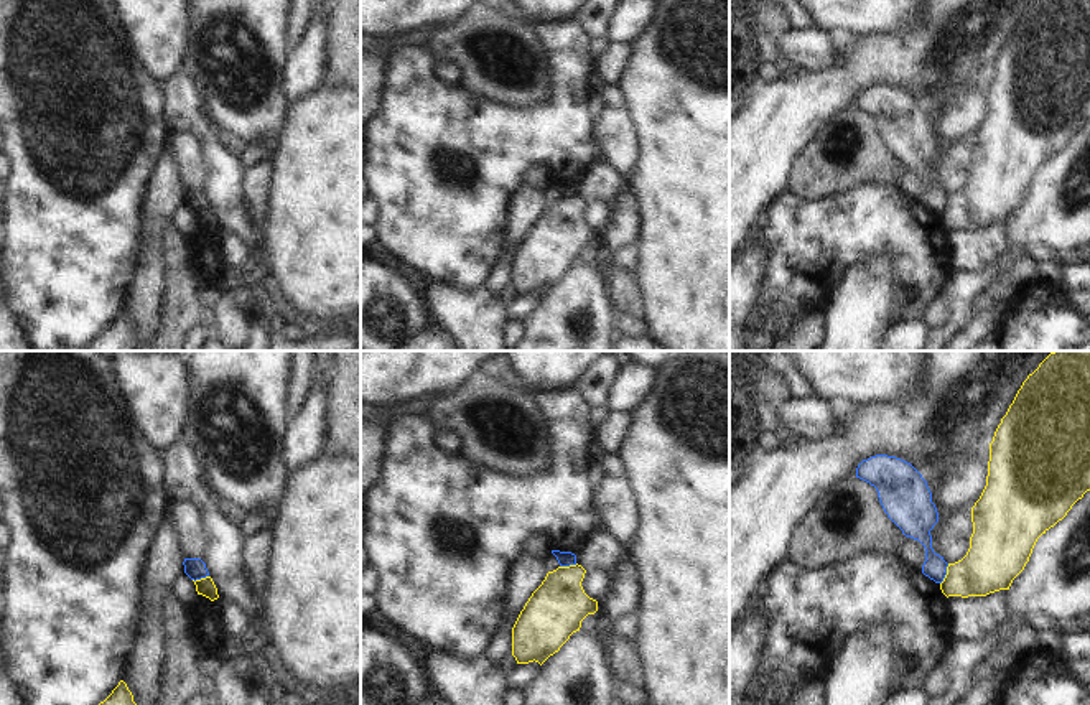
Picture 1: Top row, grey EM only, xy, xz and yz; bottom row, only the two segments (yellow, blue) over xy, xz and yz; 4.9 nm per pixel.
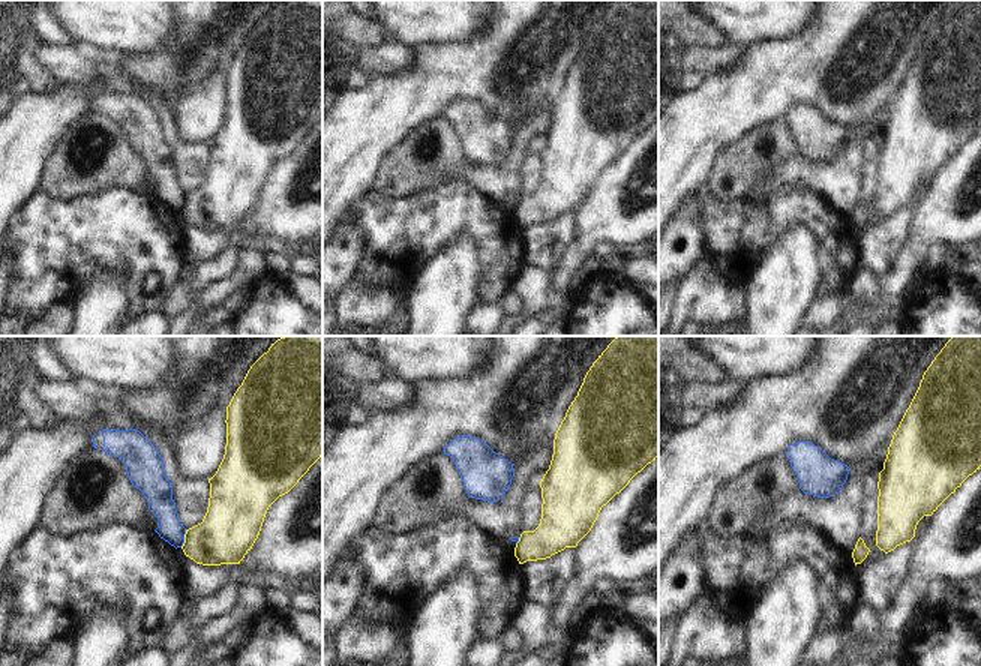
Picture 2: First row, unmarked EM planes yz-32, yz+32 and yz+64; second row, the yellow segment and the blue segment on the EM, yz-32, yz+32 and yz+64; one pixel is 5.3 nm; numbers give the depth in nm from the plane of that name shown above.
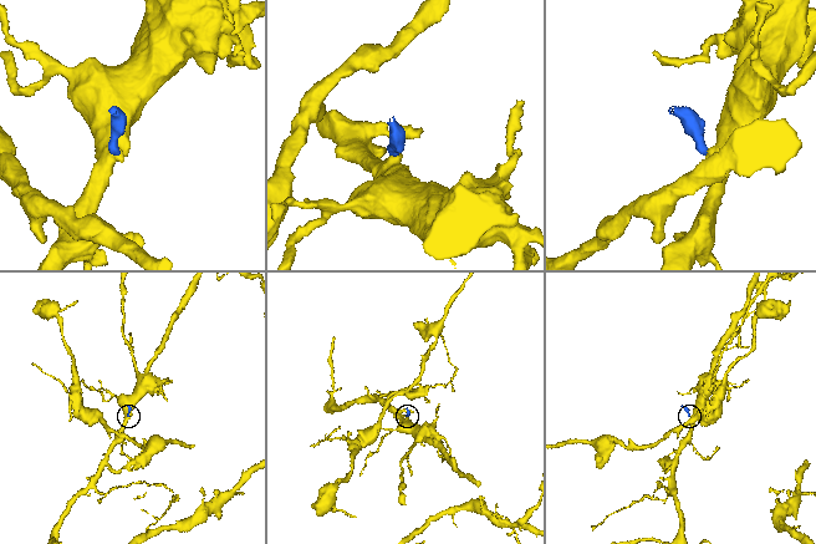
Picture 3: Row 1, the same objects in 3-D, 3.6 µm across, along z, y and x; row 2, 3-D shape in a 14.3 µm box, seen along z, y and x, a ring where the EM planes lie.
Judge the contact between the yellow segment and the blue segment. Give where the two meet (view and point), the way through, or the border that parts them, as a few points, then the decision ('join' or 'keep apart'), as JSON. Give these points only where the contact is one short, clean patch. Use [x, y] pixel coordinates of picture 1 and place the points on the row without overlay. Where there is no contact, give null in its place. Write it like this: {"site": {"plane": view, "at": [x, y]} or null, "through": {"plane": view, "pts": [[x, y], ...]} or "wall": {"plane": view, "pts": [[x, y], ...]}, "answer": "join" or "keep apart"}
{"site": {"plane": "yz", "at": [947, 205]}, "wall": {"plane": "yz", "pts": [[949, 195], [940, 214]]}, "answer": "keep apart"}

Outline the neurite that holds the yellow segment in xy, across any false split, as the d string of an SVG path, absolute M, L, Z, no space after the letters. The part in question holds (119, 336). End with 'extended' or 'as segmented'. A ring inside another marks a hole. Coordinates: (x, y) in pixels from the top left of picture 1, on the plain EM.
M120 311L112 324L81 351L142 351L142 344L127 315Z | as segmented

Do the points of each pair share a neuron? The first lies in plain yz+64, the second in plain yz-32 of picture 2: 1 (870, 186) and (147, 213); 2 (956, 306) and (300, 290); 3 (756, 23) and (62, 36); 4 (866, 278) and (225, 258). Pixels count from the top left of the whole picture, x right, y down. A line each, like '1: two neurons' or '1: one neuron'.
1: two neurons
2: two neurons
3: two neurons
4: one neuron

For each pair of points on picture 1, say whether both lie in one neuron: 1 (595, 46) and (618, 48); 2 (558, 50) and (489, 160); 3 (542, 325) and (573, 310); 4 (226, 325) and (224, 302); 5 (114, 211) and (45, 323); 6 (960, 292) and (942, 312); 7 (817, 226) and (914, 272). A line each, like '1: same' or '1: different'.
1: different
2: same
3: same
4: same
5: same
6: different
7: same

